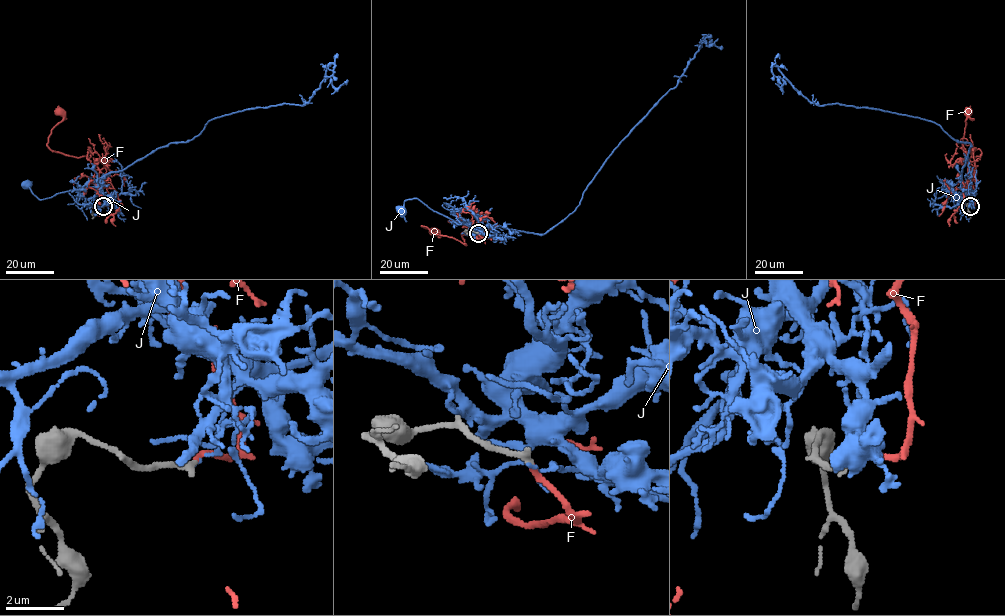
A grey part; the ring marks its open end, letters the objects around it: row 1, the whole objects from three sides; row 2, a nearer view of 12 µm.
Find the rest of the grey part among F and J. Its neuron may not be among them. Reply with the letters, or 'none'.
F

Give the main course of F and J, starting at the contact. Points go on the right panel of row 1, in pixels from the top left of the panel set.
F: (970, 206), (975, 201), (973, 166), (969, 159), (978, 149), (981, 155), (974, 157), (963, 149), (968, 112)
J: (970, 206), (969, 198), (961, 187), (934, 199), (937, 189), (947, 184)

